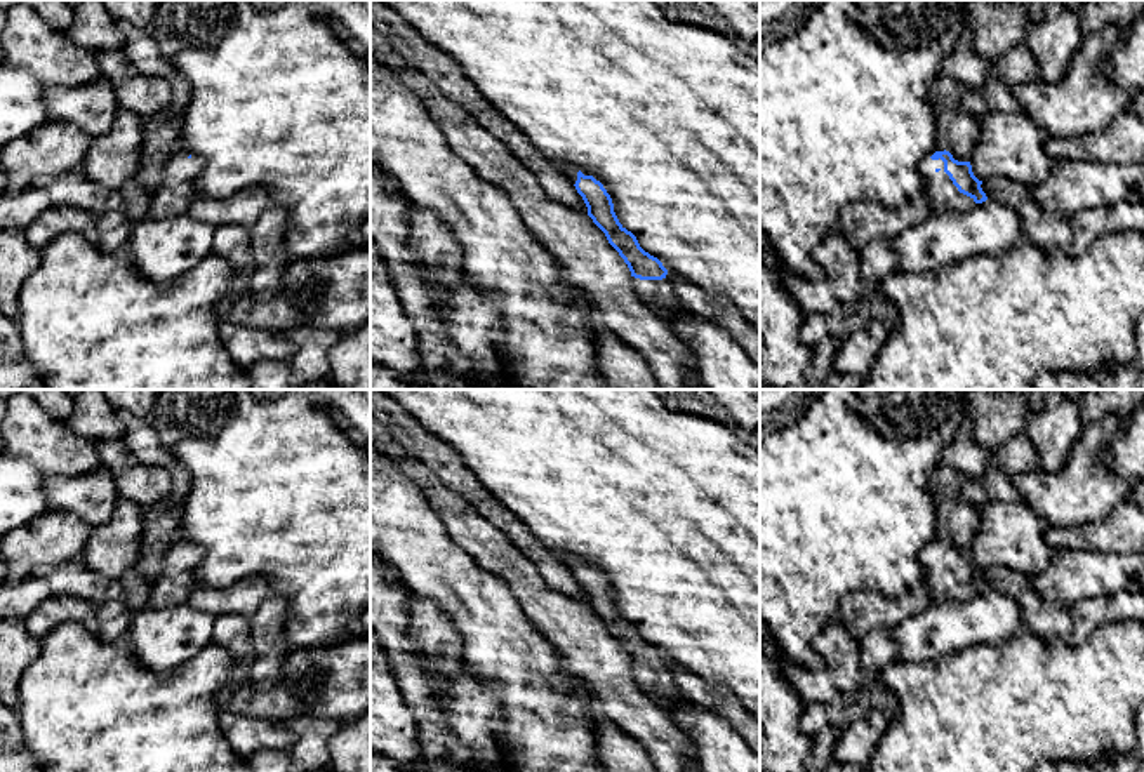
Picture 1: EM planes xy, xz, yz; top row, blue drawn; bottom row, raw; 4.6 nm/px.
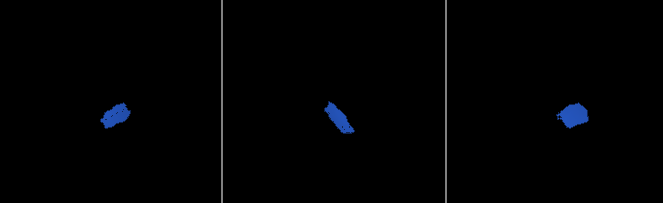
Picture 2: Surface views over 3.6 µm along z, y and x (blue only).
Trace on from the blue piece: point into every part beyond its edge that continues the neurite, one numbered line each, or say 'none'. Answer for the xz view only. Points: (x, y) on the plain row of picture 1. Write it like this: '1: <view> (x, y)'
1: xz (571, 560)
2: xz (659, 684)

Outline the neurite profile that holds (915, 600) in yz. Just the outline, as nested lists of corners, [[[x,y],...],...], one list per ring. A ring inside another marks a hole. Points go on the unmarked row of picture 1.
[[[923,584],[897,596],[857,591],[843,598],[835,621],[859,640],[873,629],[892,629],[928,605],[934,605],[934,600]]]

